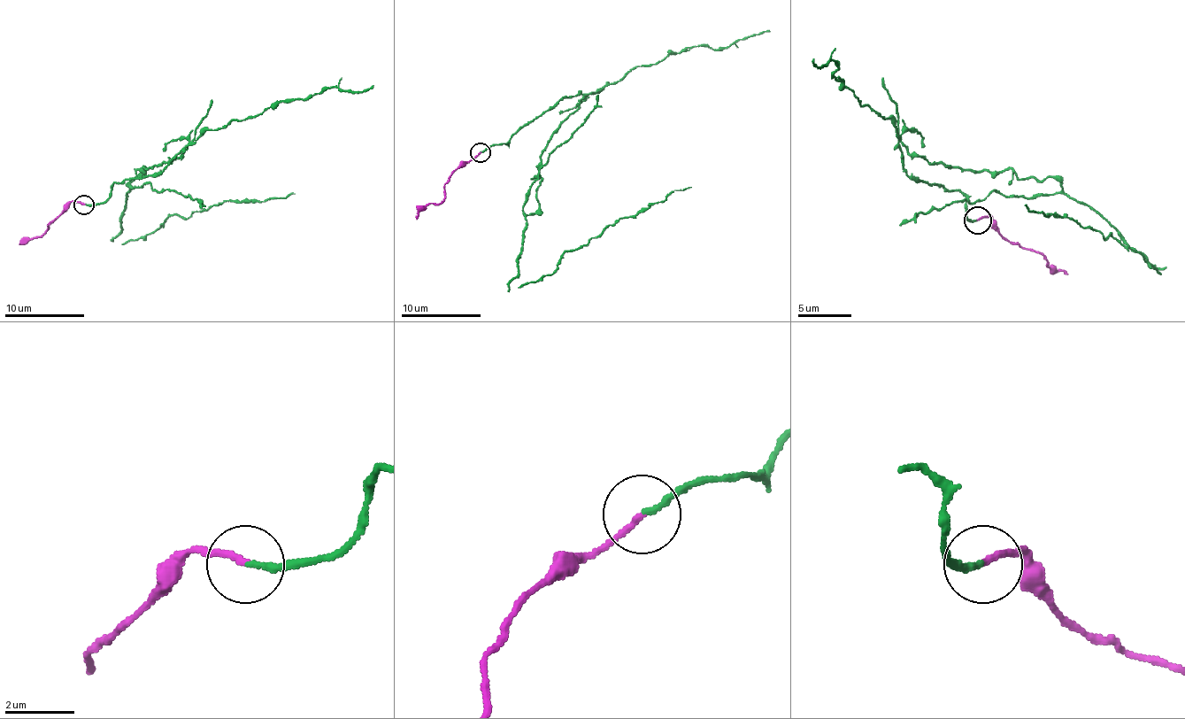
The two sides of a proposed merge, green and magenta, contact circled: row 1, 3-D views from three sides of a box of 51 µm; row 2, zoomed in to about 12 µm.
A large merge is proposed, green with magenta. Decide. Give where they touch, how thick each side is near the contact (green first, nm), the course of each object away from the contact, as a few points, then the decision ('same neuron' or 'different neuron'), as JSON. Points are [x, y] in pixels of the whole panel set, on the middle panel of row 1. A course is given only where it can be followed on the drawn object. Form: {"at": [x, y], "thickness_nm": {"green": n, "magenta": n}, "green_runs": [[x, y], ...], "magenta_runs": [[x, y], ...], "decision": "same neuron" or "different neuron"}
{"at": [480, 152], "thickness_nm": {"green": 180, "magenta": 170}, "green_runs": [[480, 153], [582, 96], [541, 155], [517, 288], [620, 218], [692, 187]], "magenta_runs": [[480, 153], [450, 176], [443, 197], [438, 204], [426, 204], [416, 218]], "decision": "different neuron"}

